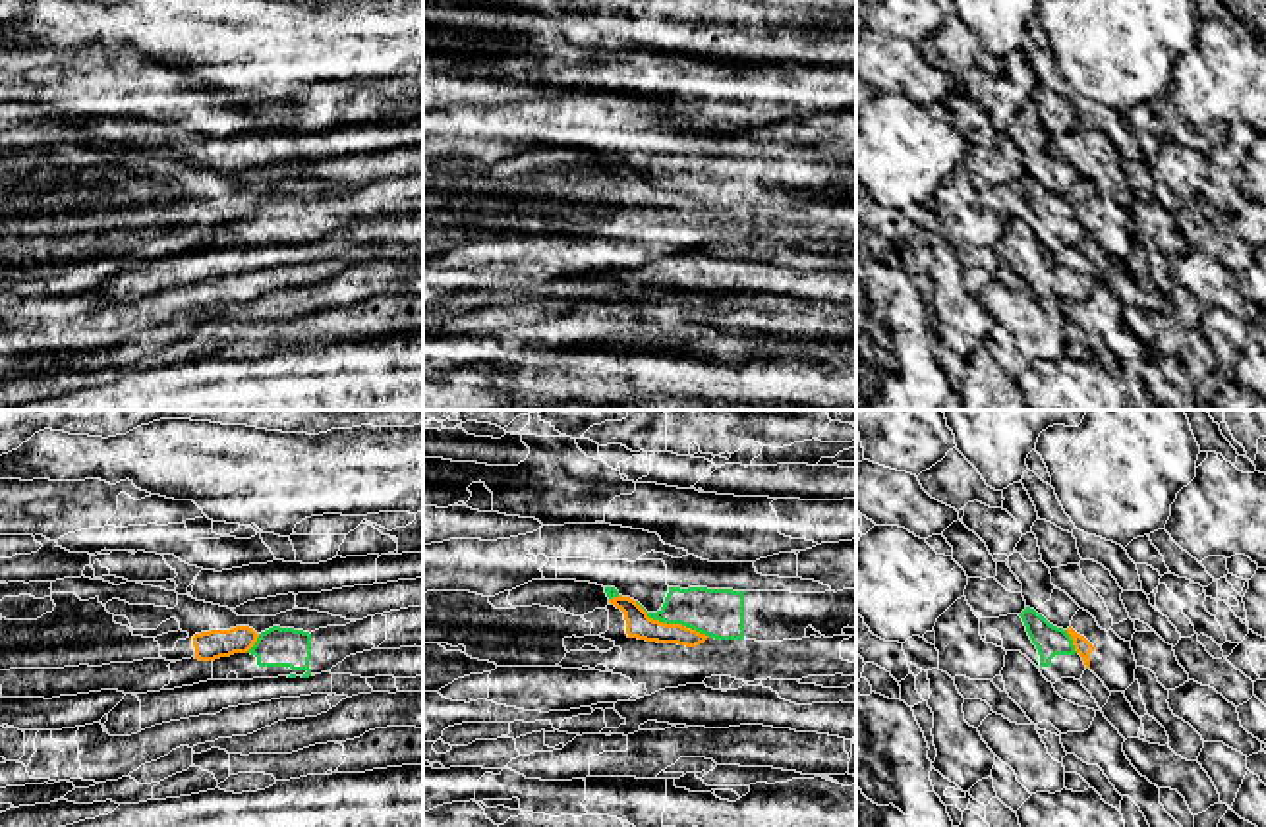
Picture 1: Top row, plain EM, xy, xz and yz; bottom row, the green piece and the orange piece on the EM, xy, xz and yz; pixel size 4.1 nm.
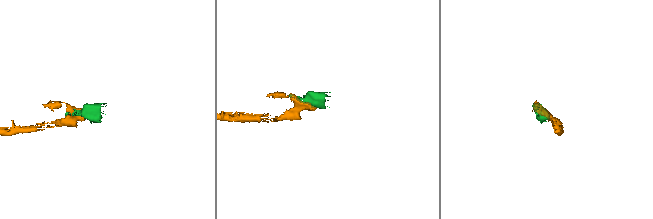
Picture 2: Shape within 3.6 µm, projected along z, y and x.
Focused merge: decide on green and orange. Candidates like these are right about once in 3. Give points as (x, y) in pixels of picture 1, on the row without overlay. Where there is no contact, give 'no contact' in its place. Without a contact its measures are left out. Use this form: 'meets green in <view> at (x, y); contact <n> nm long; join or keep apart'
meets green in xz at (673, 190); contact 360 nm long; keep apart

